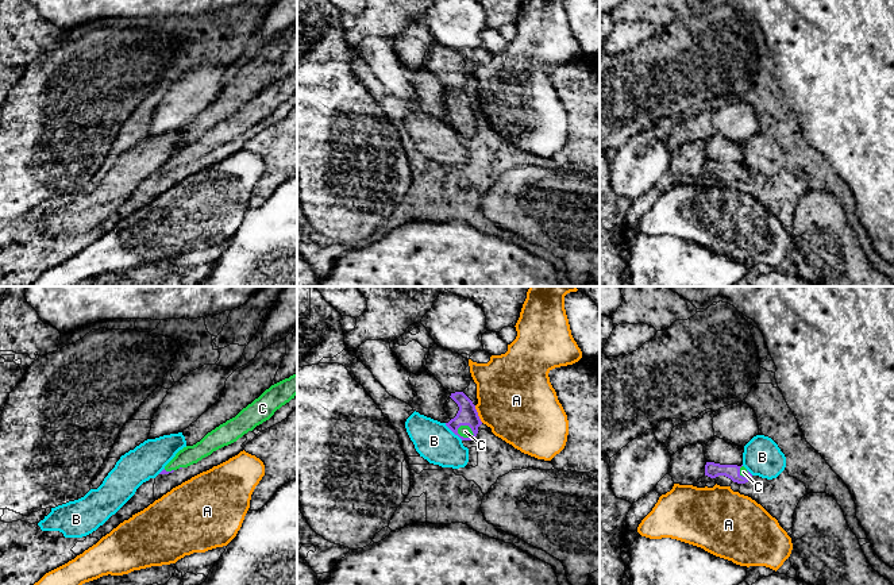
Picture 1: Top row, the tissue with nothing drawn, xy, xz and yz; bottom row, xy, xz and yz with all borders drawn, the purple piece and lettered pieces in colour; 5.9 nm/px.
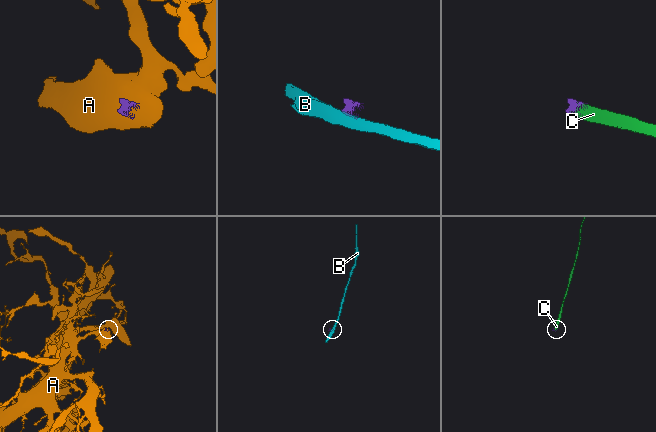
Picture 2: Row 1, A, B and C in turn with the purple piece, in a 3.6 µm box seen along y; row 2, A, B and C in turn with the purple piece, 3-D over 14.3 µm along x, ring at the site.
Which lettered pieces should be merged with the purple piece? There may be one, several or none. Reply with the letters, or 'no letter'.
C

